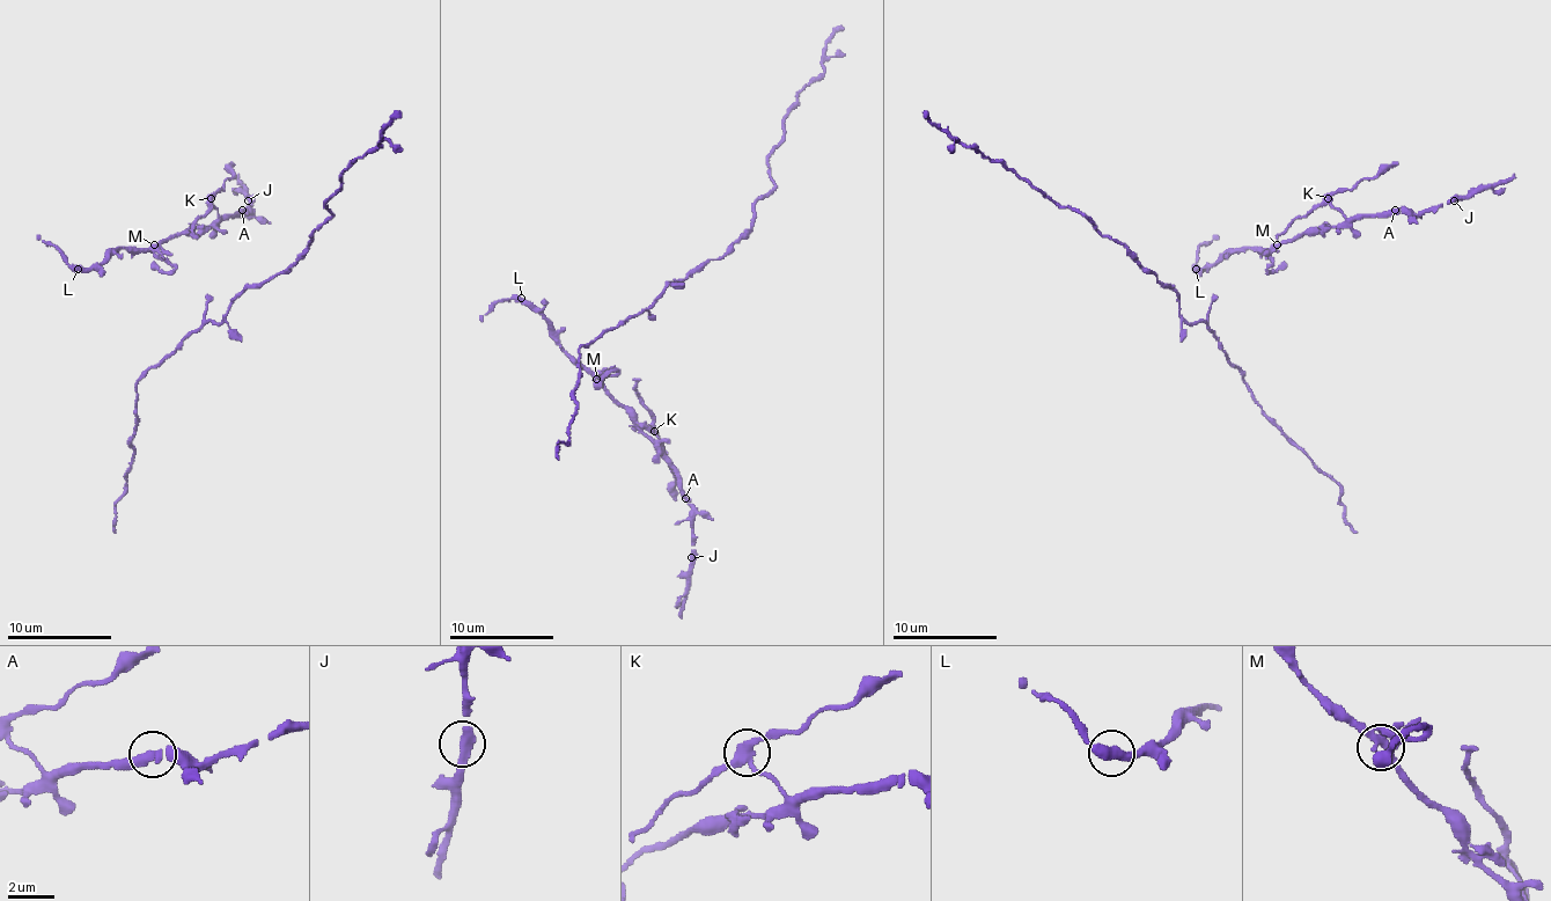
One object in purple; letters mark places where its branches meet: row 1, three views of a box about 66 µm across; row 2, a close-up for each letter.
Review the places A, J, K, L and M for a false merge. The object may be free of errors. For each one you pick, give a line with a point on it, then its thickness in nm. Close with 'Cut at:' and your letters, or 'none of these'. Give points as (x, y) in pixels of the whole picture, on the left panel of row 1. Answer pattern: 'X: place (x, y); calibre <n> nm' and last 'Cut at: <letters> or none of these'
K: place (211, 198); calibre 360 nm
Cut at: K

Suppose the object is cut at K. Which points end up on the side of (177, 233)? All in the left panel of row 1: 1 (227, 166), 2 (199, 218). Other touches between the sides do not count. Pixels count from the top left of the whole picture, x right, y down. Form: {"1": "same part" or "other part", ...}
{"1": "other part", "2": "other part"}

